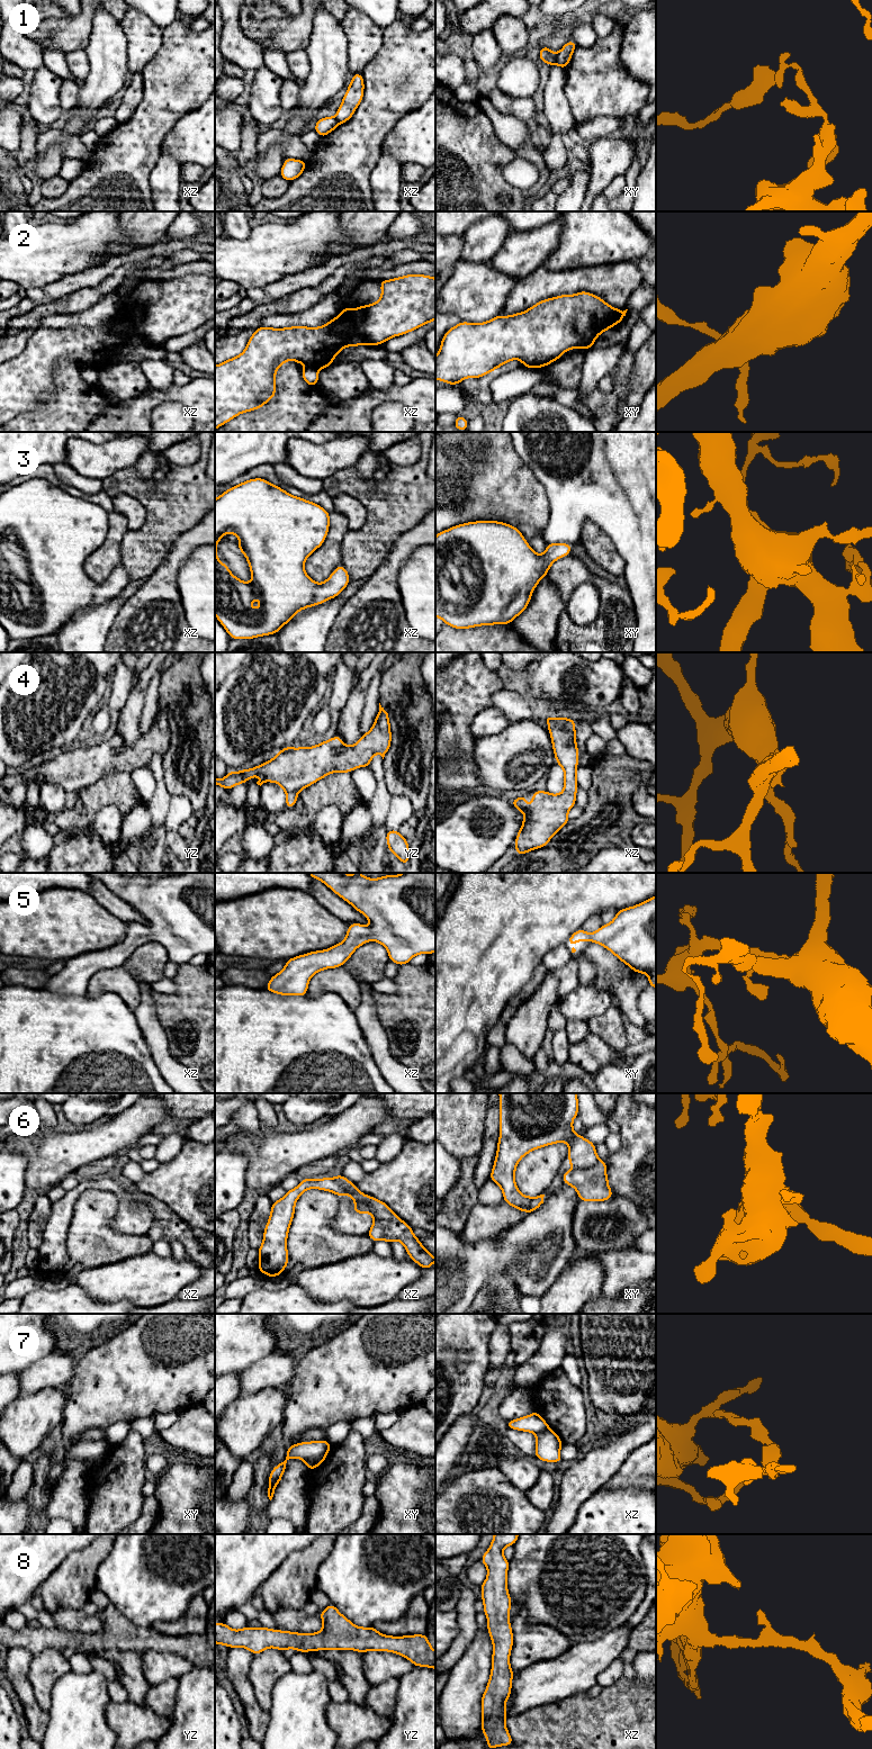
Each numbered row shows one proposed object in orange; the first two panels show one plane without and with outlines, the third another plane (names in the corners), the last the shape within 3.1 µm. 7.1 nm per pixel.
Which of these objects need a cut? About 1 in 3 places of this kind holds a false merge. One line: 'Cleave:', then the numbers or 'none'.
Cleave: 1, 2, 6, 7

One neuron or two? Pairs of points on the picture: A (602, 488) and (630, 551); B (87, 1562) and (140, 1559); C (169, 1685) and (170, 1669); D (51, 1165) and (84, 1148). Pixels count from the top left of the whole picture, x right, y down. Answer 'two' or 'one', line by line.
A: one
B: two
C: two
D: one

